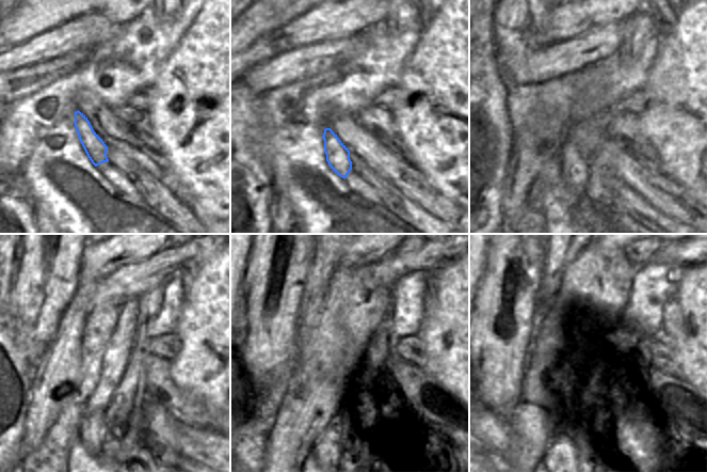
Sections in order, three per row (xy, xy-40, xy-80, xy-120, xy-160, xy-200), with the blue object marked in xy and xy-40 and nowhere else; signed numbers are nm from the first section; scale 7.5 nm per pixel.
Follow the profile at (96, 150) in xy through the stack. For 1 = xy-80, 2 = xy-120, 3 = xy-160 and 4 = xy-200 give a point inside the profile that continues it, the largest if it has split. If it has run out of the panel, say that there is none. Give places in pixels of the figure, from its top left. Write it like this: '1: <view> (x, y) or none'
1: xy-80 (574, 168)
2: xy-120 (93, 429)
3: xy-160 (327, 449)
4: xy-200 (562, 451)

